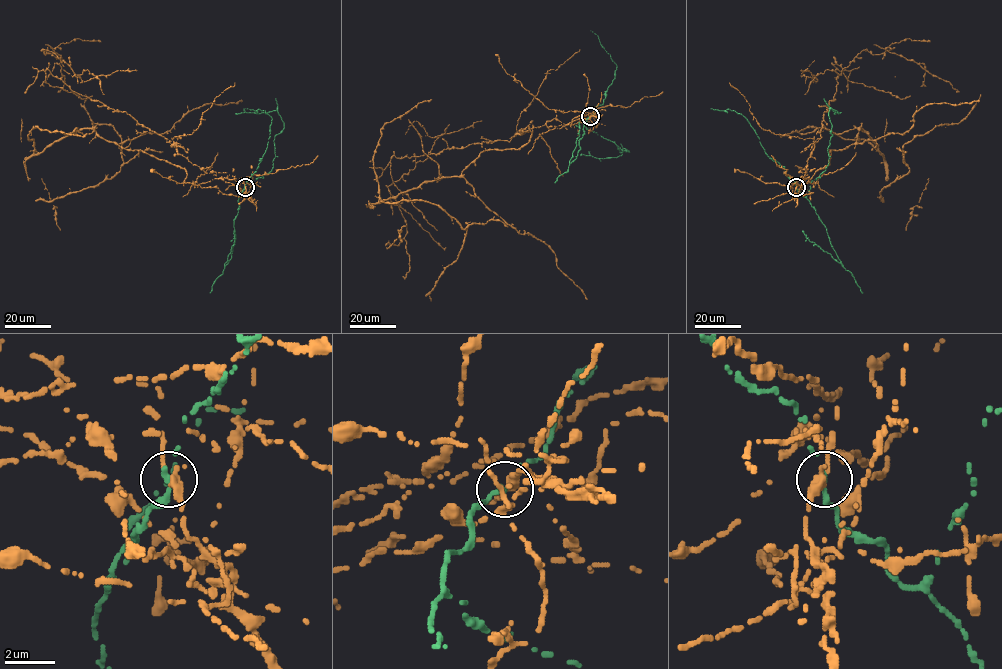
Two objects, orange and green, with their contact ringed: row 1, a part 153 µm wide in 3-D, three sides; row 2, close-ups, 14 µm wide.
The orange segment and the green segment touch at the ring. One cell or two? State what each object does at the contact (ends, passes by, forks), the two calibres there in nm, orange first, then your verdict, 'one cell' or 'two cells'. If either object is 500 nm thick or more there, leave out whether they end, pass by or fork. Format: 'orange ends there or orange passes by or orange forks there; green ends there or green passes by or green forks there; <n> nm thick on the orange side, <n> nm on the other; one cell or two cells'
orange passes by; green passes by; 320 nm thick on the orange side, 180 nm on the other; two cells

